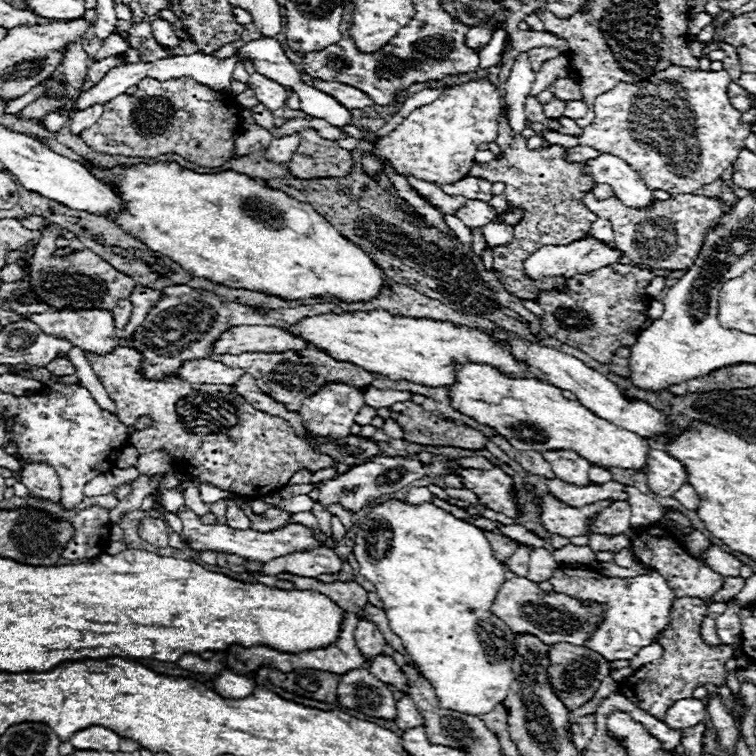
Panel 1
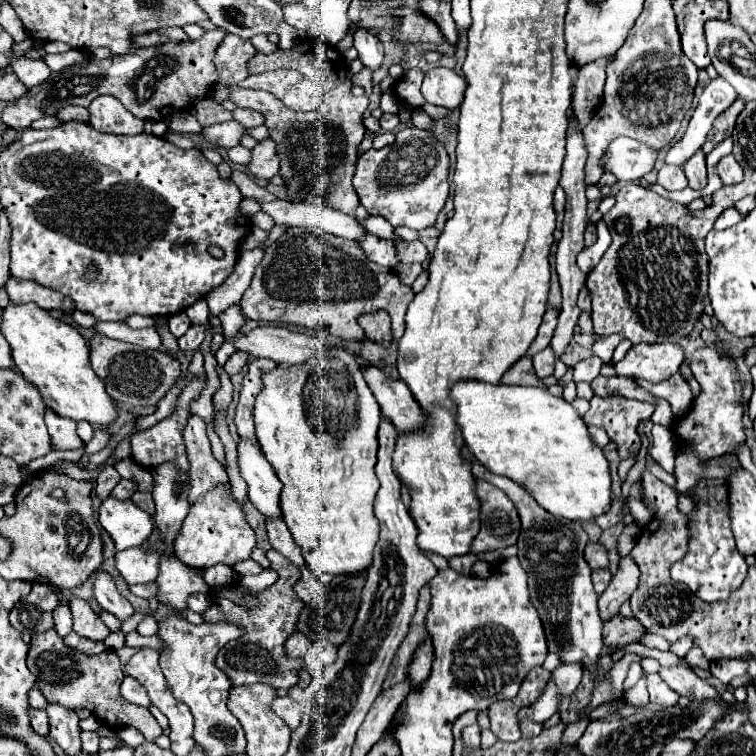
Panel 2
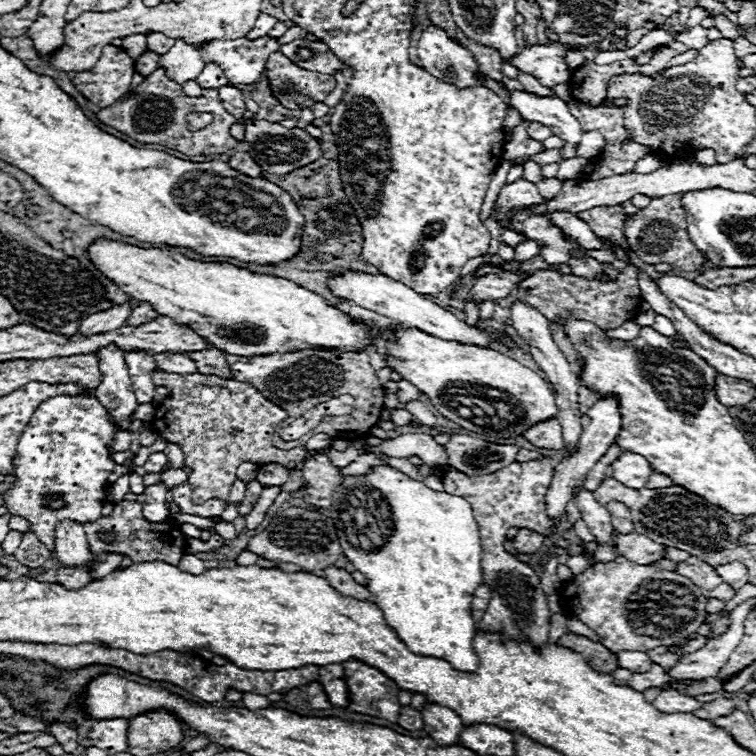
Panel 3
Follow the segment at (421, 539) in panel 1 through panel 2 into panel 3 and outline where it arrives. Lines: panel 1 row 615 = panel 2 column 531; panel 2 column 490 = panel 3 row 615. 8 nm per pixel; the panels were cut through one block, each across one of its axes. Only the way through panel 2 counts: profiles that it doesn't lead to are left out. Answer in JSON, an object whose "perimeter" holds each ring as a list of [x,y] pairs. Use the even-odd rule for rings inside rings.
{"perimeter":[[[390,466],[372,468],[366,476],[350,478],[346,476],[340,490],[334,492],[334,512],[352,514],[352,522],[372,538],[374,548],[354,548],[342,530],[338,530],[340,546],[344,556],[360,570],[368,580],[368,590],[372,602],[384,612],[386,622],[396,630],[400,640],[418,654],[442,658],[452,664],[452,668],[462,672],[476,672],[478,656],[474,652],[472,640],[476,634],[476,624],[472,620],[472,596],[478,586],[482,586],[482,540],[480,528],[474,520],[470,504],[460,496],[450,496],[446,492],[434,492],[422,482],[408,478]]]}

